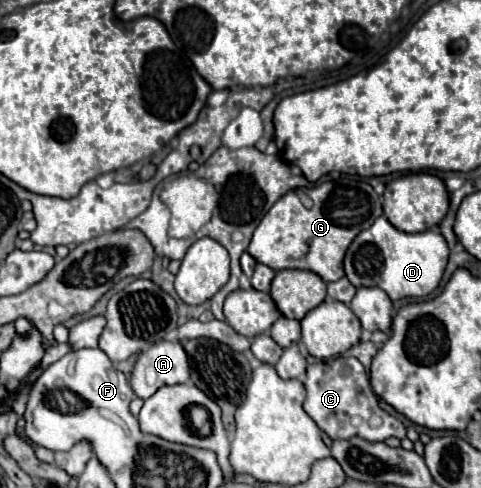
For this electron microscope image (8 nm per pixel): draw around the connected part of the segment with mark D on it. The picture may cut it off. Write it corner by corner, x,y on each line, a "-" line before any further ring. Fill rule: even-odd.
380,216
368,230
362,230
352,240
344,258
344,272
352,286
378,286
390,296
390,300
424,298
438,288
449,254
442,234
432,230
406,234
396,230
384,216

